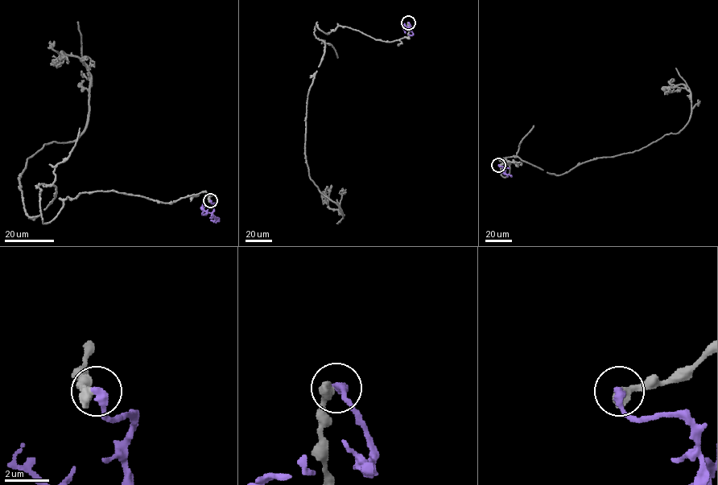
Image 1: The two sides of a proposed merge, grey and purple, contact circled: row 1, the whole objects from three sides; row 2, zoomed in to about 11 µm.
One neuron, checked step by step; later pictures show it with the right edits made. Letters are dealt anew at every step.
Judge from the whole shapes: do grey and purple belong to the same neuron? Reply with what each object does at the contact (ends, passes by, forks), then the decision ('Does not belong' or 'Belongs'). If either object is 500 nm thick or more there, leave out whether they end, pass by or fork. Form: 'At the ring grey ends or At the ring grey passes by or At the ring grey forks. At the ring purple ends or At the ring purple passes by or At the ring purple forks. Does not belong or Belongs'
Does not belong

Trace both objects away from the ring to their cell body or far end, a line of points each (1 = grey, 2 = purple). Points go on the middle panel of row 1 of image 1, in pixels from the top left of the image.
1: (408, 22), (409, 38), (391, 42), (316, 24), (325, 51), (305, 157), (344, 215), (327, 203)
2: (408, 22), (413, 34), (408, 34)

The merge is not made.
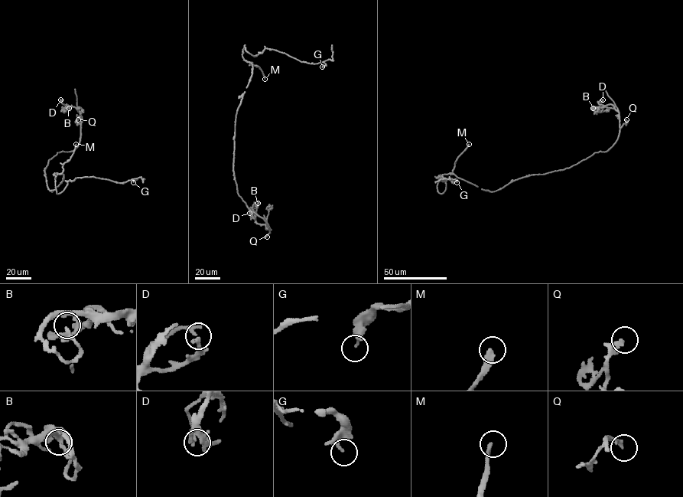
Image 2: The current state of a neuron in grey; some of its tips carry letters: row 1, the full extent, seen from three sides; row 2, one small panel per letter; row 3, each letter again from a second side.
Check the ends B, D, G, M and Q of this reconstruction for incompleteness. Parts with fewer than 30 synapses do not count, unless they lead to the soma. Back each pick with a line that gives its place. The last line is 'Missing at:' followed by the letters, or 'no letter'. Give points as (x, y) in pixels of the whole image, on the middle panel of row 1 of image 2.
M: (265, 79)
Missing at: M

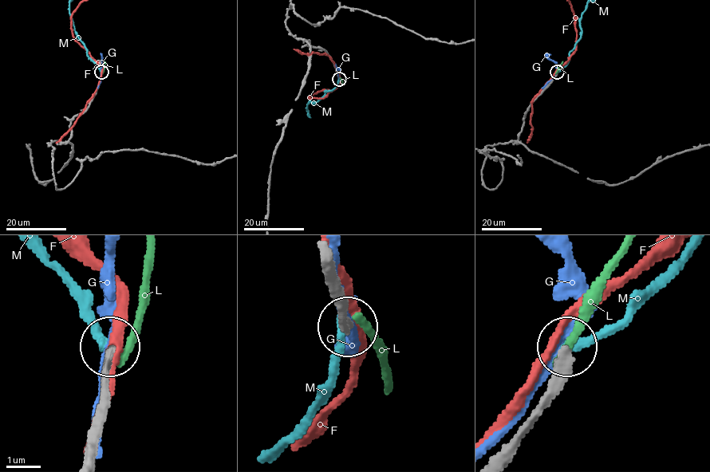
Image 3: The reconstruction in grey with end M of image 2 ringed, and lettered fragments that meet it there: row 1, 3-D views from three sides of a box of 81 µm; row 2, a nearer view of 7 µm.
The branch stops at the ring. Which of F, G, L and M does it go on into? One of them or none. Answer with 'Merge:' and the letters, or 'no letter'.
Merge: no letter

